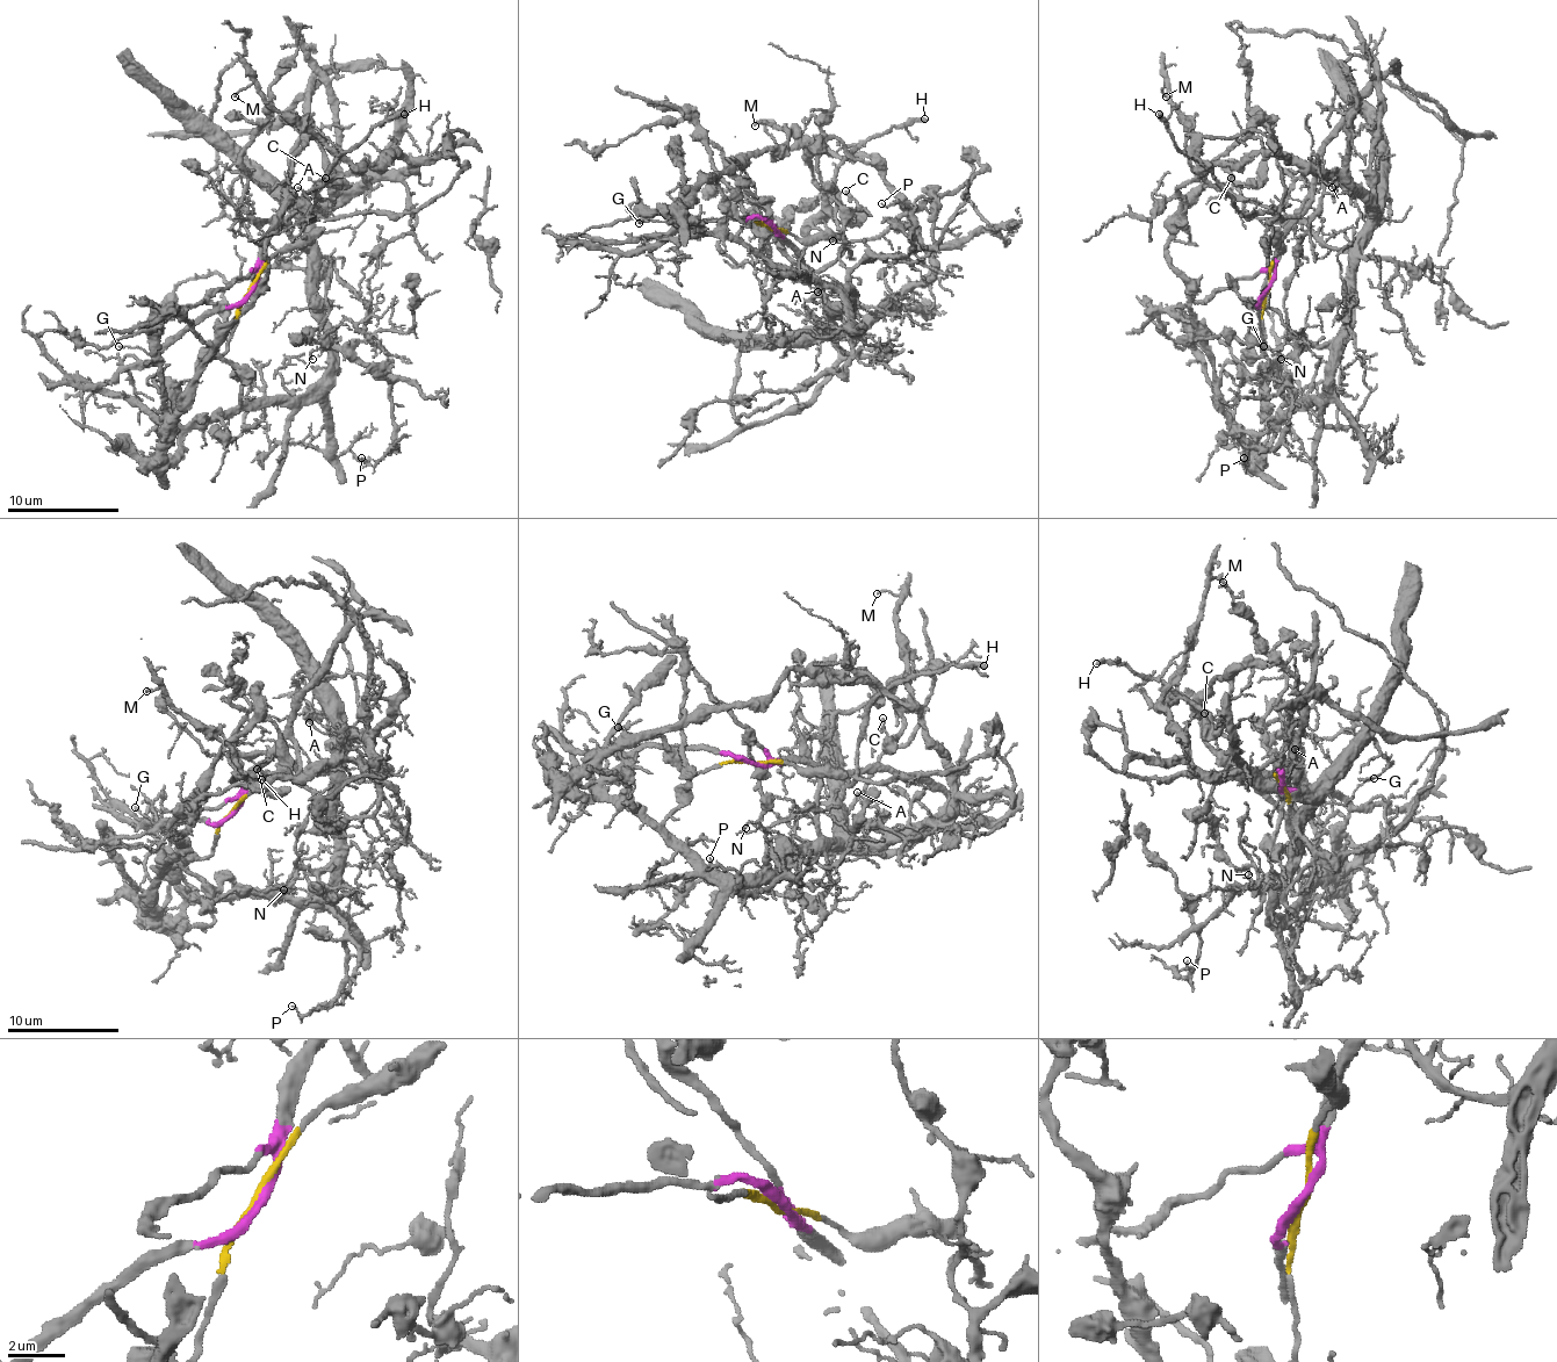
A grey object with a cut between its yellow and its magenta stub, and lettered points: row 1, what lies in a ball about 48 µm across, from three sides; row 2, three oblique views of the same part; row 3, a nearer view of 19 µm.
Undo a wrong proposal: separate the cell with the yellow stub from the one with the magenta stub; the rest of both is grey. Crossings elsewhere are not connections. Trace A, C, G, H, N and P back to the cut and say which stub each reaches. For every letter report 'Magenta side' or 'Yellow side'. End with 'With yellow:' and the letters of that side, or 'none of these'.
A: Yellow side
C: Yellow side
G: Magenta side
H: Magenta side
N: Yellow side
P: Yellow side
With yellow: A, C, N, P

